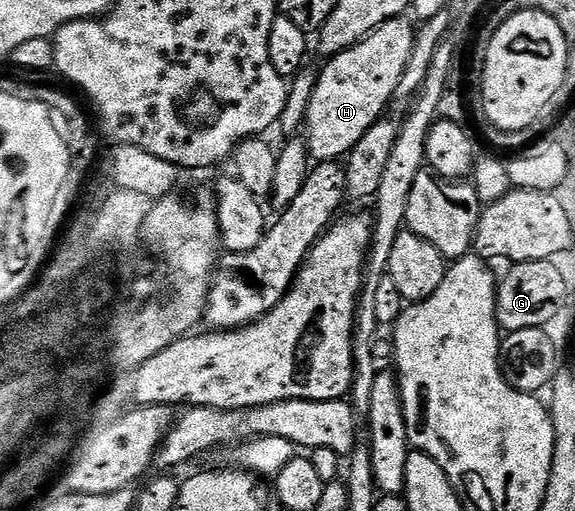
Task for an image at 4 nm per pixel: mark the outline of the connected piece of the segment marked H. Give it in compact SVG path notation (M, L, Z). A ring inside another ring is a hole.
M405 18L389 20L378 26L370 36L364 36L355 46L340 52L338 56L328 57L326 64L329 65L325 70L322 69L317 77L317 85L311 96L303 127L309 154L314 161L337 162L348 157L359 138L363 138L363 134L371 130L373 123L386 115L385 107L394 103L393 95L399 86L399 80L403 78L403 72L407 70L414 37L415 28L409 25Z

